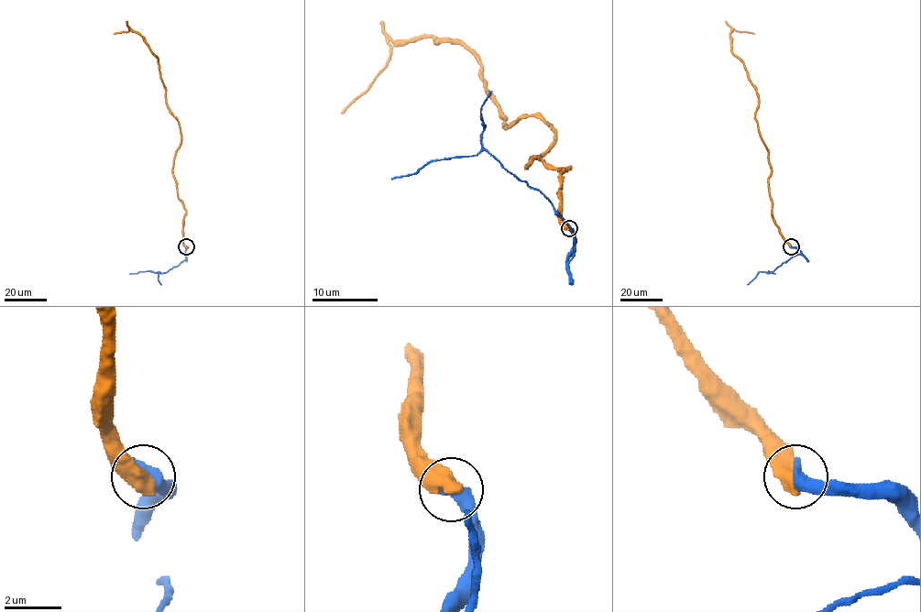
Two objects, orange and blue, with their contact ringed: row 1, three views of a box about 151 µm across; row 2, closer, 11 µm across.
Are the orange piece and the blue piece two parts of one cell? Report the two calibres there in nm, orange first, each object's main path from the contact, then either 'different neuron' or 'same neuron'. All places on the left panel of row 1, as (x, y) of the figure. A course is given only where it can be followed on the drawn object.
calibres 700 and 550 nm; course orange (185, 246), (185, 213), (172, 173), (180, 130), (166, 102), (158, 59), (138, 34), (129, 29), (114, 34); course blue (185, 246), (186, 258), (166, 272), (129, 273); same neuron

